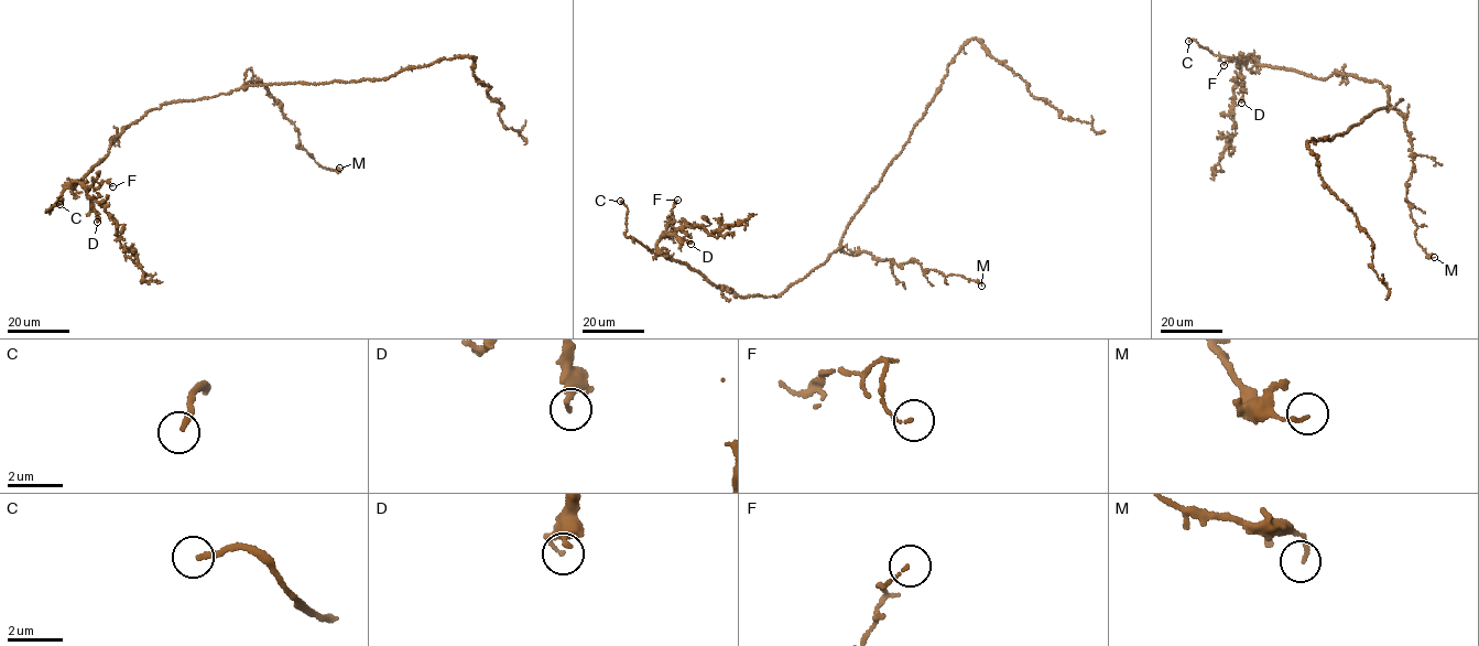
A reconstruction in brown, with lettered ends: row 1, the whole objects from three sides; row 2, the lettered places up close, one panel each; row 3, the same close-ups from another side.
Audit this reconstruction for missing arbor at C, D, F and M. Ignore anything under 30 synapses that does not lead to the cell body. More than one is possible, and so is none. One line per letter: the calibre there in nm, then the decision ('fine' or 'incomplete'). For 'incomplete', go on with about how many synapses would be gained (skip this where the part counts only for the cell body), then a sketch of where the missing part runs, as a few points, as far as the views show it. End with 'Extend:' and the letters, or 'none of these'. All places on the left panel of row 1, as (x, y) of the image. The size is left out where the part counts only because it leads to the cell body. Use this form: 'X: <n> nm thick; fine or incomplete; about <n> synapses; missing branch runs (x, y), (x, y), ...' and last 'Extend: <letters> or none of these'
C: 190 nm thick; incomplete; missing branch runs (60, 204), (56, 214), (25, 219)
D: 120 nm thick; fine
F: 100 nm thick; fine
M: 140 nm thick; fine
Extend: C

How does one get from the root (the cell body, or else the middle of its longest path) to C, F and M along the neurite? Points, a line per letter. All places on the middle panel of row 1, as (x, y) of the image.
C: (843, 236), (824, 265), (778, 297), (739, 297), (684, 264), (627, 237), (628, 211), (620, 201)
F: (843, 236), (824, 265), (778, 297), (739, 297), (658, 249), (662, 233), (674, 219), (672, 211), (677, 200)
M: (843, 236), (840, 249), (848, 254), (865, 251), (899, 266), (912, 259), (923, 270), (959, 275), (981, 286)

